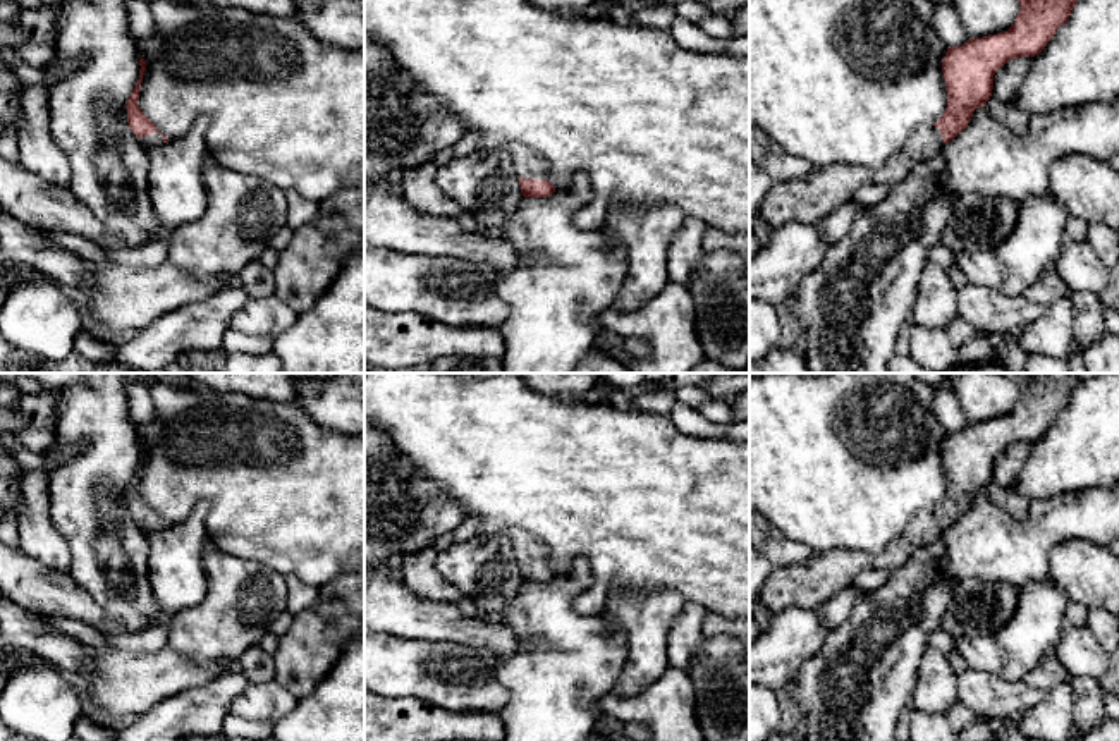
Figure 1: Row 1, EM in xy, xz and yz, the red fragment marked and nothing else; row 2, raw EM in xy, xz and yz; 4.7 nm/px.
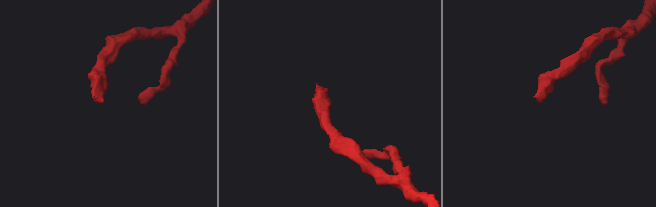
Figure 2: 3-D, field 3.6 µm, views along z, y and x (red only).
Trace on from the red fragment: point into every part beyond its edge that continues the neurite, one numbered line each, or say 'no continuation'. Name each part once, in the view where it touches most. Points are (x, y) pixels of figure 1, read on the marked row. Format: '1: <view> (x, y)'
1: xy (153, 140)

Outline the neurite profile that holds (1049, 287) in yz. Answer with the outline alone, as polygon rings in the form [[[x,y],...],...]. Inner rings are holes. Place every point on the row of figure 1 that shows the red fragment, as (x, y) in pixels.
[[[1049,266],[1043,273],[1023,291],[1023,296],[1035,304],[1052,306],[1067,292],[1066,284],[1059,277],[1055,266]]]

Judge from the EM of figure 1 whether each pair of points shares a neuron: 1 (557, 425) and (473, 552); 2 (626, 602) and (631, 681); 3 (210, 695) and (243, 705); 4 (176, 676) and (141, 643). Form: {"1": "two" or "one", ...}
{"1": "two", "2": "one", "3": "two", "4": "two"}

